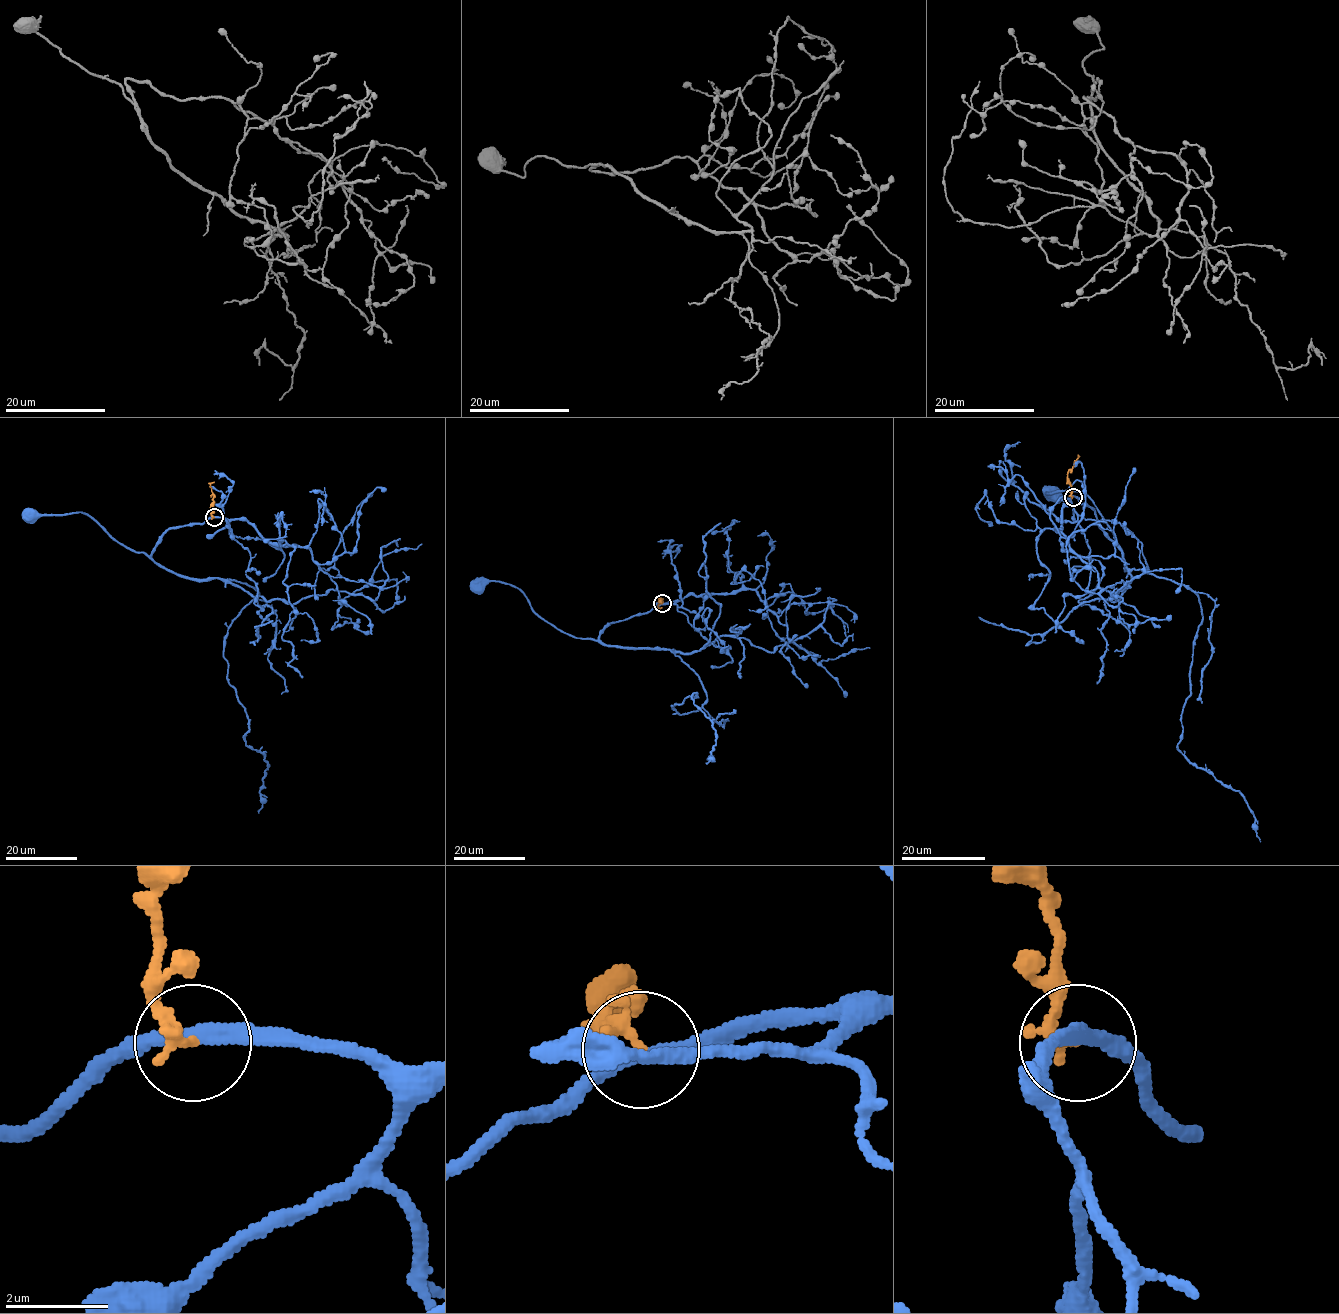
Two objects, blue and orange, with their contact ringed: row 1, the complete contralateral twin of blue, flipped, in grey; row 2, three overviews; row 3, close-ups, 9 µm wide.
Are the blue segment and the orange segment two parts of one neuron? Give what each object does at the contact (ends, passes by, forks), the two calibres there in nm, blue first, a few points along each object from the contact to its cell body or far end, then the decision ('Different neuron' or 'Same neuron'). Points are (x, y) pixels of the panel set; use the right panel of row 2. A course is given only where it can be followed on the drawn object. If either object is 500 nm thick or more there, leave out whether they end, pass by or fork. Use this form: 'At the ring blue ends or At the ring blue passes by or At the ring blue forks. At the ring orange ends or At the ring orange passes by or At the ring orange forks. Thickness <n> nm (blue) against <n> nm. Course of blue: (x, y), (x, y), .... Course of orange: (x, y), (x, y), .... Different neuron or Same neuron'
At the ring blue passes by. At the ring orange ends. Thickness 240 nm (blue) against 240 nm. Course of blue: (1073, 496), (1094, 510), (1097, 524), (1116, 541), (1094, 503), (1082, 492), (1065, 490), (1052, 493). Course of orange: (1073, 496), (1067, 472), (1078, 454). Different neuron

